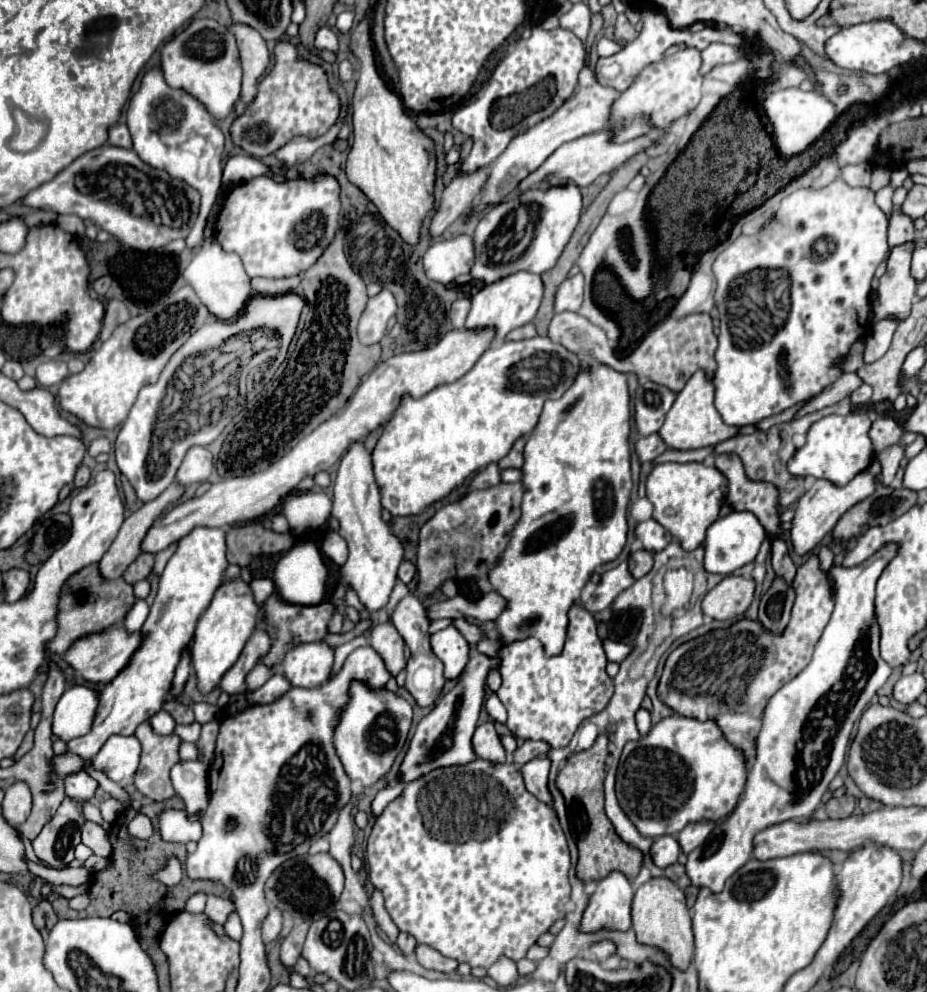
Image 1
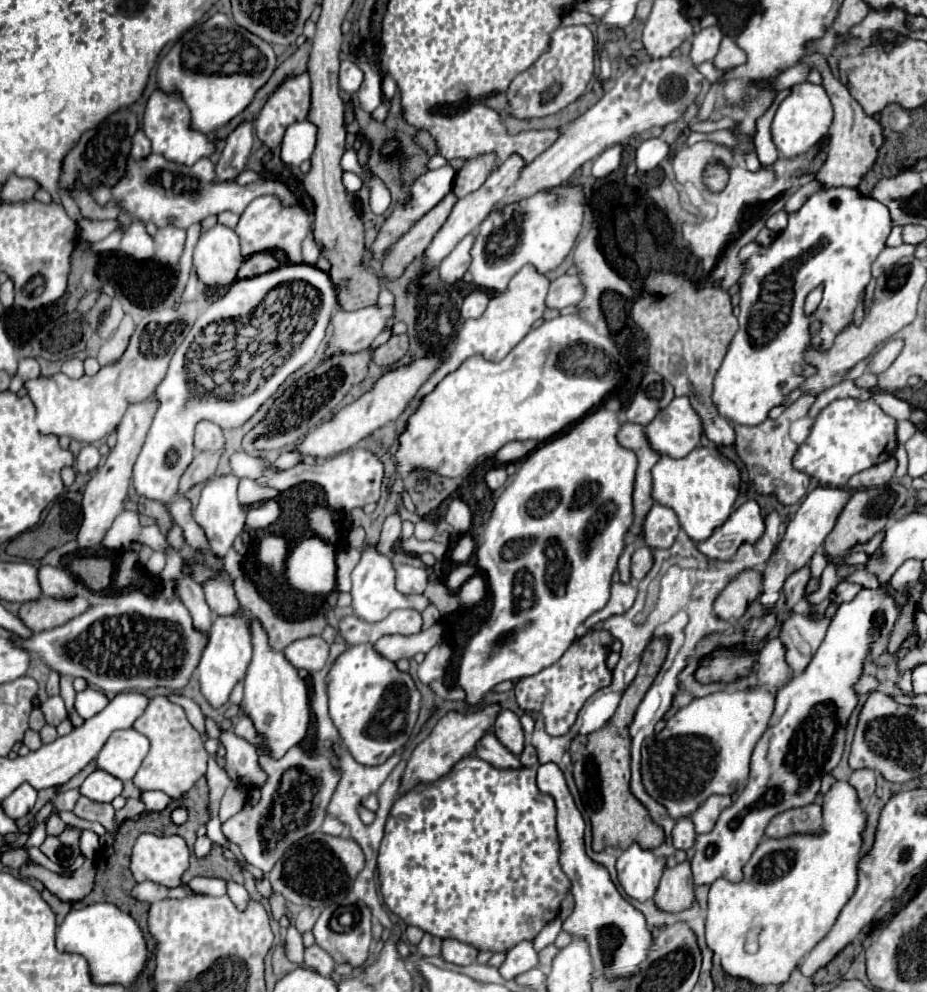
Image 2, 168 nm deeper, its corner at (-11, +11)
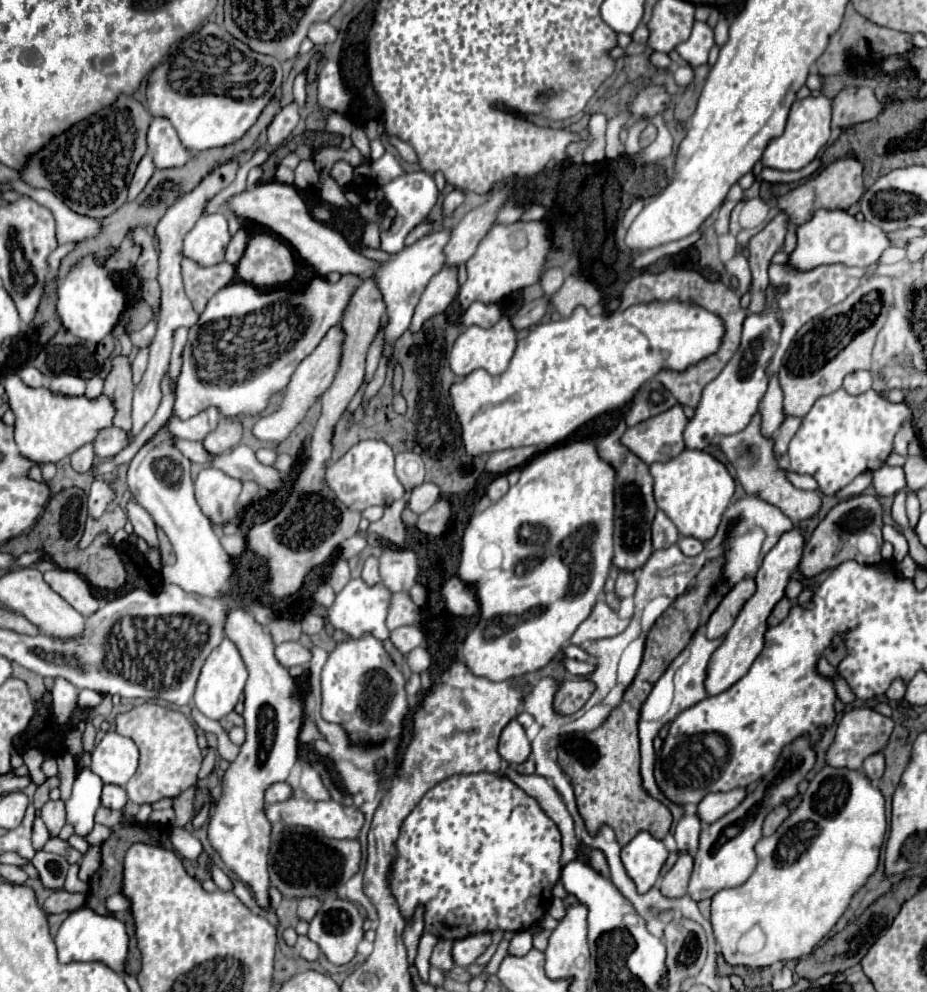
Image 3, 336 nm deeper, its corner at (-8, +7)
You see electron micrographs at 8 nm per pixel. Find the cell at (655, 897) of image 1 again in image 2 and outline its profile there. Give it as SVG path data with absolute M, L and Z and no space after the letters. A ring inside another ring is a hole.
M683 861L663 871L663 877L659 881L653 901L657 903L659 909L677 913L691 907L691 903L695 901L693 891L695 891L695 885L693 885L693 875L691 875L691 865L689 861Z

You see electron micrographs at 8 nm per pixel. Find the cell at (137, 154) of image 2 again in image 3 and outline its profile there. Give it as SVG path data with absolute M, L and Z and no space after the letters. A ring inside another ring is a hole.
M146 153L146 155L140 159L138 167L136 167L136 173L134 173L132 183L130 183L130 187L128 187L128 193L134 193L134 197L136 197L136 195L146 187L146 183L150 181L150 177L152 177L154 171L156 171L156 167L154 167L150 155Z

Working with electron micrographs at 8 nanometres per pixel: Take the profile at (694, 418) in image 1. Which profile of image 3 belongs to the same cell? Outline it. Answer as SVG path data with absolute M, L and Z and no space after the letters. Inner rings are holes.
M674 405L656 417L628 427L622 443L648 465L654 461L670 461L684 451L684 427L684 411L680 405Z

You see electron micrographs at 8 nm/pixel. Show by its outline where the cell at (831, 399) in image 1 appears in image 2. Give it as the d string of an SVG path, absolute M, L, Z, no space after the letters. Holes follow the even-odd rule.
M895 339L895 341L885 343L885 345L873 355L873 359L871 359L871 363L869 363L869 371L875 373L875 375L883 373L883 371L895 361L895 357L901 353L901 349L903 349L903 341L901 341L901 339Z

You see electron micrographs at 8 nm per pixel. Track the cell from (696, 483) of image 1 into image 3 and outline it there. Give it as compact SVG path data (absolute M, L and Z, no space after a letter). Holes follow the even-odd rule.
M686 449L666 463L652 463L650 475L654 477L656 505L672 519L678 533L684 537L696 537L700 541L712 539L736 487L724 463L704 451Z

